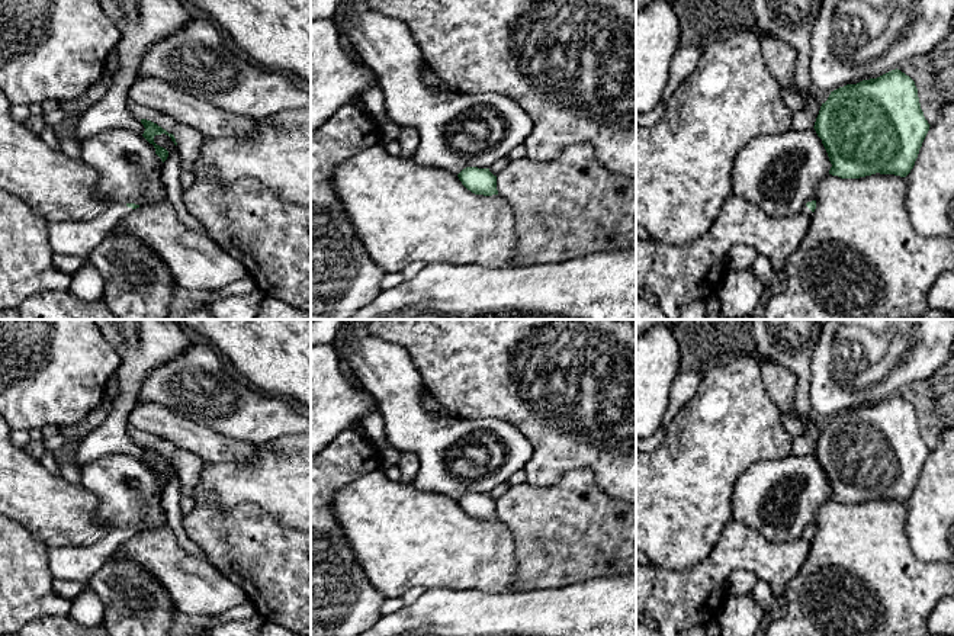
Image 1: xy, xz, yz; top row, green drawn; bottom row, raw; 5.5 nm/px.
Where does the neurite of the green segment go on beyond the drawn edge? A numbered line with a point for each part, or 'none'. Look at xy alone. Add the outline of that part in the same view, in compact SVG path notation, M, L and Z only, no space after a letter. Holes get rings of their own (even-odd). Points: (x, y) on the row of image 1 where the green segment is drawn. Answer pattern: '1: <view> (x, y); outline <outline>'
1: xy (77, 238); outline M128 202L110 205L90 221L62 221L48 225L51 248L58 254L86 258L89 253L131 212Z

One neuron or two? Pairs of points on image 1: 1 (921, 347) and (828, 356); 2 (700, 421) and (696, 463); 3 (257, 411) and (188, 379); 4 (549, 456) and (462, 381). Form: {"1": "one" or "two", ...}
{"1": "one", "2": "one", "3": "one", "4": "one"}

